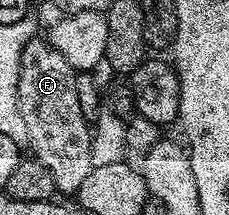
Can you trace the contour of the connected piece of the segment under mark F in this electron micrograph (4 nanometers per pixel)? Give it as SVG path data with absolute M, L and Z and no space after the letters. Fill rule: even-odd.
M36 36L34 39L26 44L22 50L21 67L18 68L18 84L17 84L17 98L18 98L18 112L22 114L23 123L26 124L26 132L29 133L27 145L32 148L30 150L31 157L37 158L42 164L46 164L46 168L50 168L50 176L54 180L57 191L61 195L68 194L68 196L75 195L78 188L82 188L82 180L86 180L86 176L90 176L92 171L92 131L90 129L90 122L84 116L80 104L78 104L78 93L75 87L75 76L77 71L73 70L71 64L62 56L62 52L58 52L50 45L43 37Z

